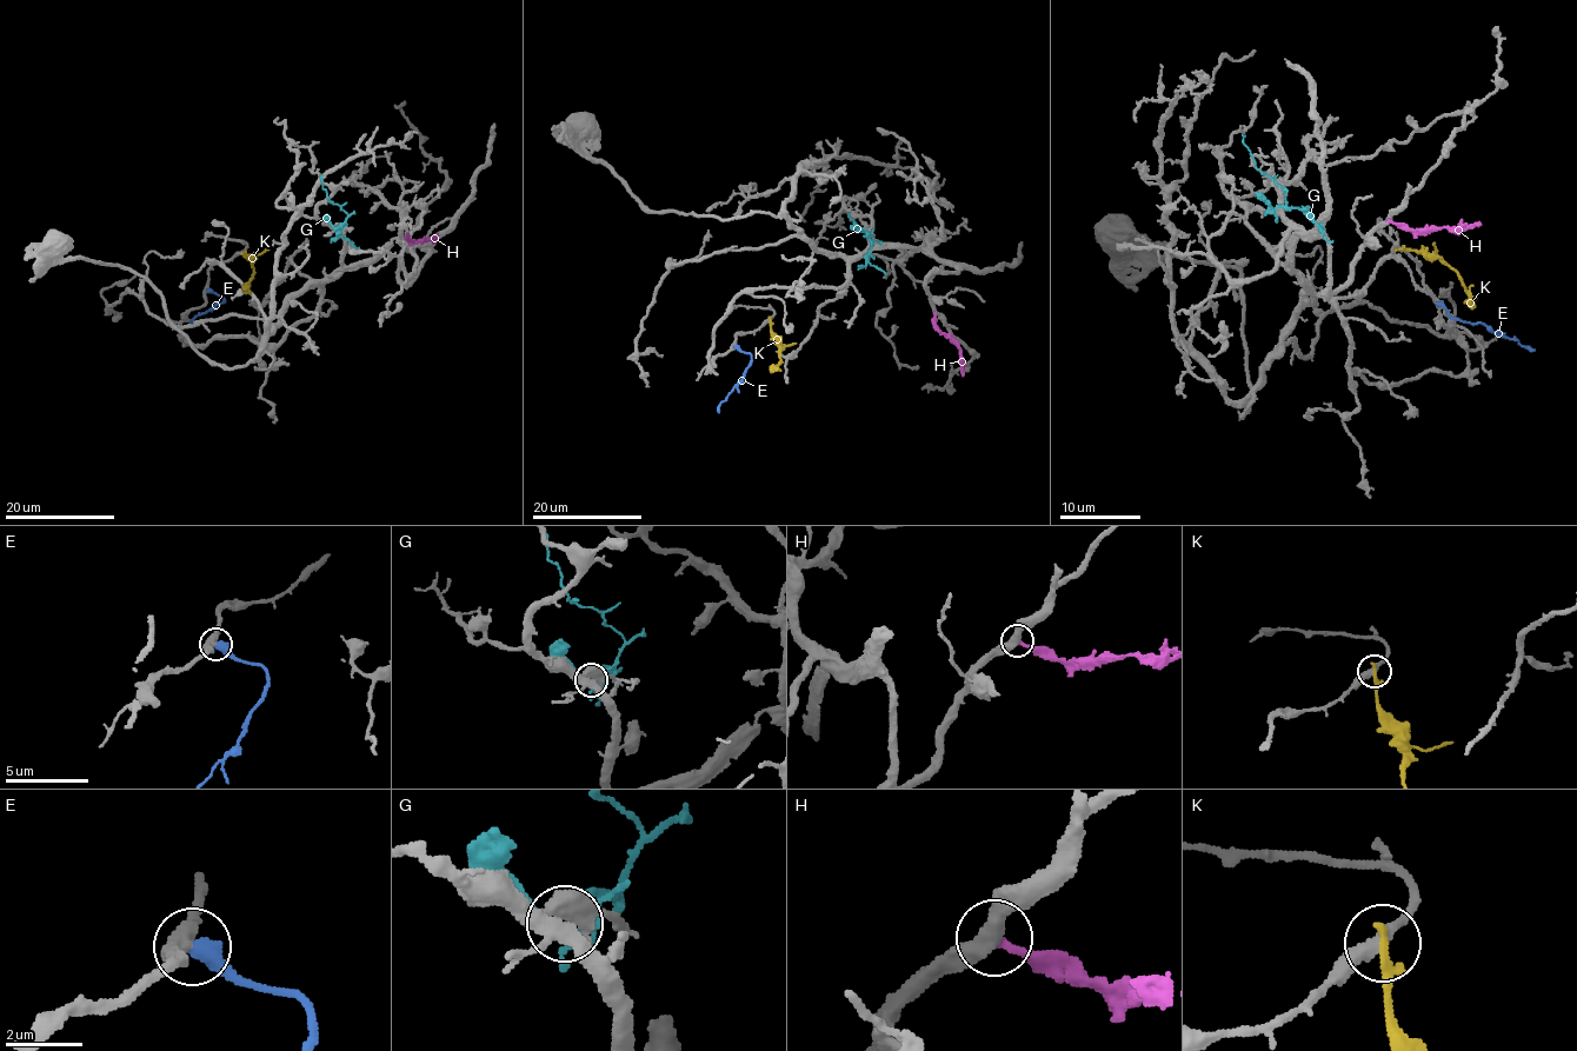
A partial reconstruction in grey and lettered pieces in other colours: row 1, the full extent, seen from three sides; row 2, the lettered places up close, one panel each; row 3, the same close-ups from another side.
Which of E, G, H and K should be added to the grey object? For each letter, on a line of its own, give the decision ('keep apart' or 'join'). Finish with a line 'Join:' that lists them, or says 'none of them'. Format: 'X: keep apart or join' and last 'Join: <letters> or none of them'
E: keep apart
G: keep apart
H: keep apart
K: keep apart
Join: none of them

